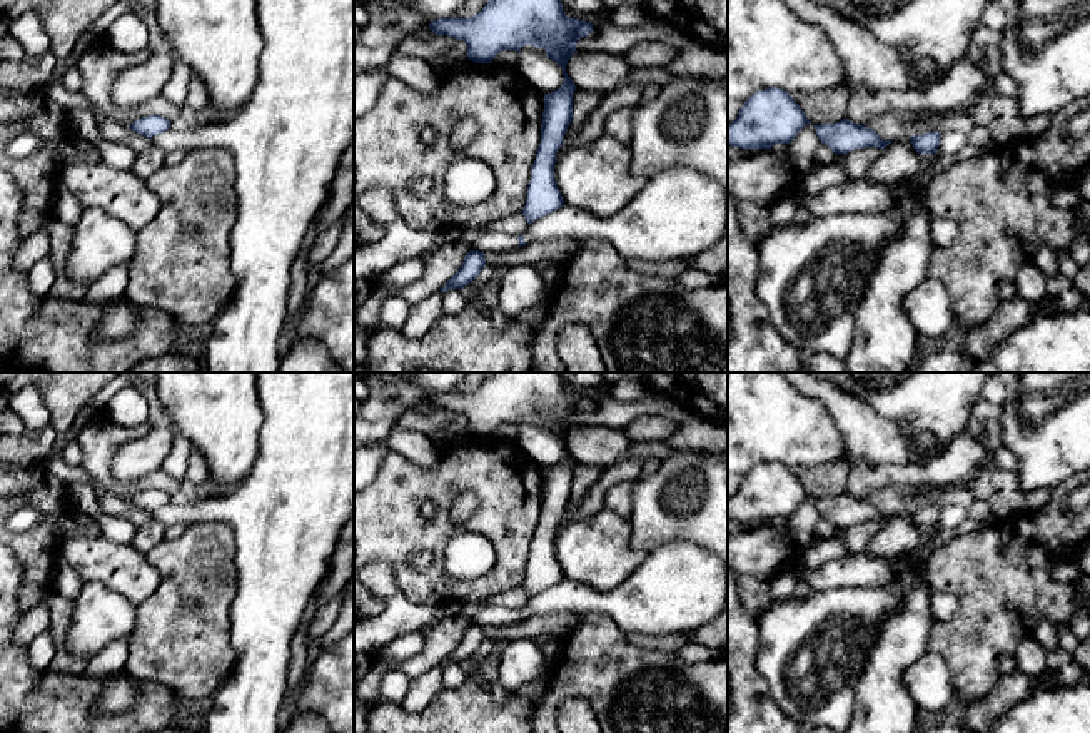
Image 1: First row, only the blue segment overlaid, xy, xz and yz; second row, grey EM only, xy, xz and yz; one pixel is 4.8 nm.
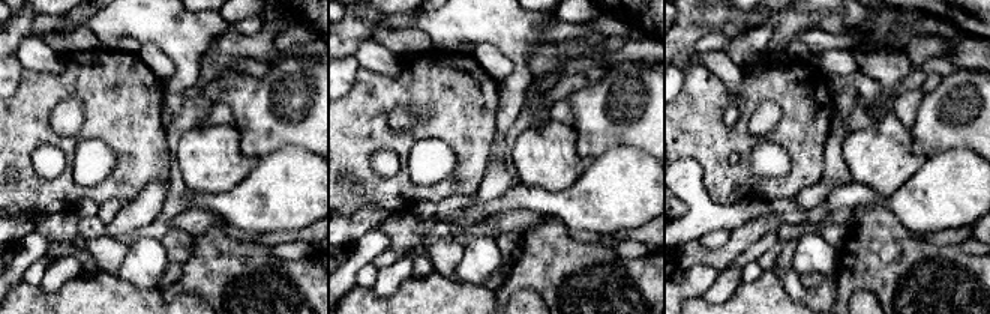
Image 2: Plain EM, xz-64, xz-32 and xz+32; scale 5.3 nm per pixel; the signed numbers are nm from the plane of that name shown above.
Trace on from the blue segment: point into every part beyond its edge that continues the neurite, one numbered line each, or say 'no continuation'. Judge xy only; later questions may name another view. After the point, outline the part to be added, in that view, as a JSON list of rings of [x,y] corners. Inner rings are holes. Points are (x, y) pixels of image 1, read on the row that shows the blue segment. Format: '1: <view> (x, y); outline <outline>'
no continuation

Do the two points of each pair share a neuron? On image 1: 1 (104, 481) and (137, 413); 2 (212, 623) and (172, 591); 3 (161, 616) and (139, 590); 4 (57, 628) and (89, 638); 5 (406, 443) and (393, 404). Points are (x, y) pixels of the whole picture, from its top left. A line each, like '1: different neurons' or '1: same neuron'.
1: different neurons
2: same neuron
3: different neurons
4: different neurons
5: same neuron

